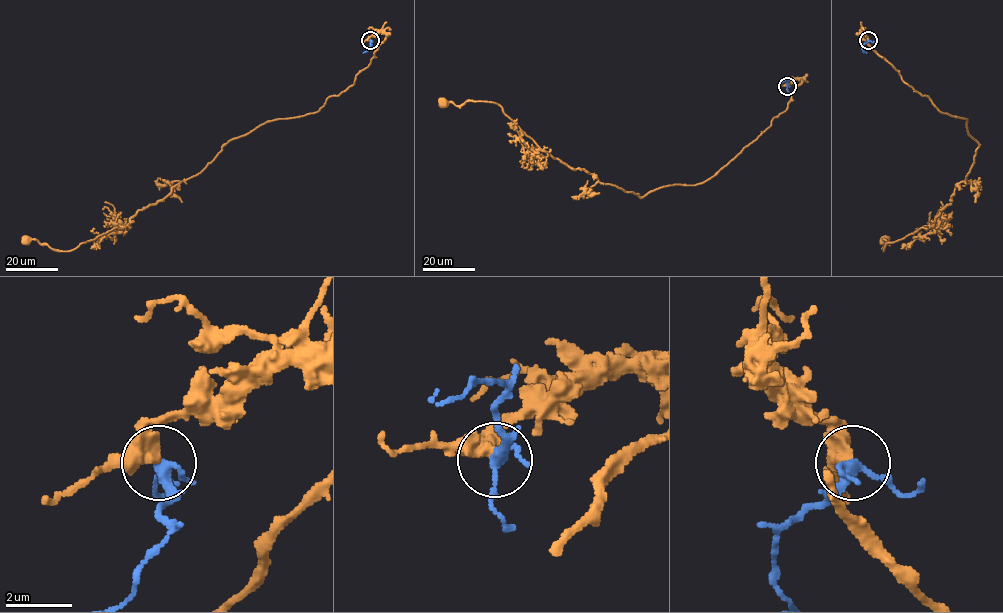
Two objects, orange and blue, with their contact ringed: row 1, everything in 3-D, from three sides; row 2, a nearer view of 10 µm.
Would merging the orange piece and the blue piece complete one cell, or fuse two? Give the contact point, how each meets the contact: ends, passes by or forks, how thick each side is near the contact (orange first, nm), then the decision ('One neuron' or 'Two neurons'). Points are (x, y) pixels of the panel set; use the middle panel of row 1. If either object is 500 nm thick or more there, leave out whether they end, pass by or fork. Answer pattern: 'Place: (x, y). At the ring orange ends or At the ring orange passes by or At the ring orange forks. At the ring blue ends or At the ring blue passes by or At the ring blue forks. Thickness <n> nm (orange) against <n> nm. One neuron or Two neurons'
Place: (787, 86). At the ring orange passes by. At the ring blue forks. Thickness 360 nm (orange) against 240 nm. Two neurons

